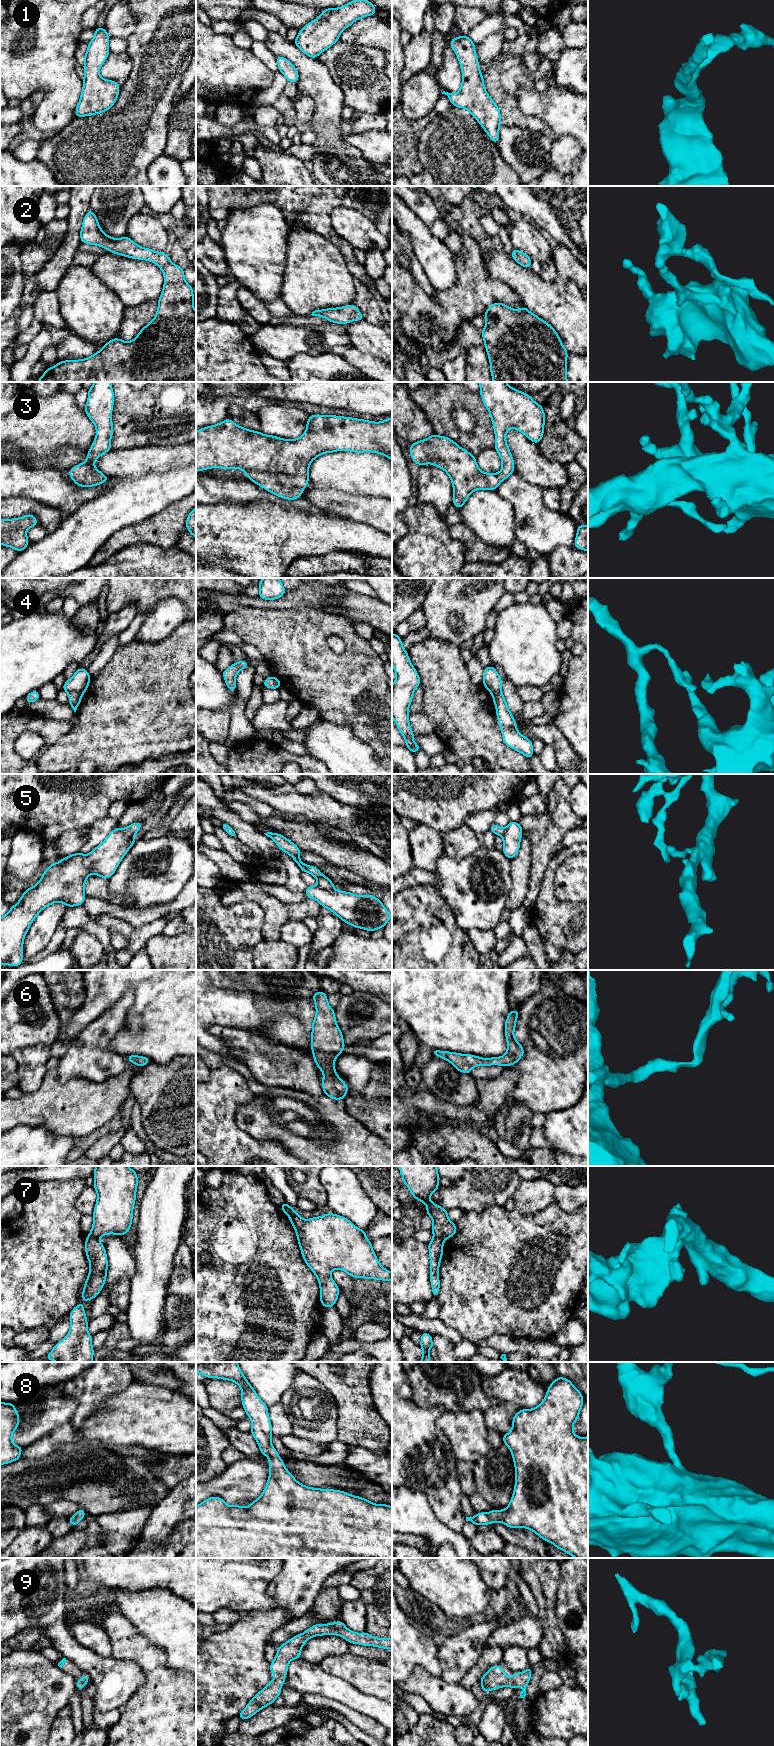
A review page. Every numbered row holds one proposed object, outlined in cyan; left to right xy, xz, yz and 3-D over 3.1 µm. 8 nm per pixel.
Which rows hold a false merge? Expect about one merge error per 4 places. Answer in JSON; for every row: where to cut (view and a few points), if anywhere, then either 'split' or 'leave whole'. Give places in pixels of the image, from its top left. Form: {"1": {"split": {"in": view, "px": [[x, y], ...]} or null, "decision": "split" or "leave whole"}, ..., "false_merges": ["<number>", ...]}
{"1": {"split": null, "decision": "leave whole"}, "2": {"split": null, "decision": "leave whole"}, "3": {"split": null, "decision": "leave whole"}, "4": {"split": {"in": "xy", "px": [[68, 691], [77, 691], [81, 694]]}, "decision": "split"}, "5": {"split": {"in": "xz", "px": [[317, 885], [322, 888], [333, 889]]}, "decision": "split"}, "6": {"split": null, "decision": "leave whole"}, "7": {"split": {"in": "yz", "px": [[434, 1236], [443, 1241]]}, "decision": "split"}, "8": {"split": null, "decision": "leave whole"}, "9": {"split": null, "decision": "leave whole"}, "false_merges": ["4", "5", "7"]}

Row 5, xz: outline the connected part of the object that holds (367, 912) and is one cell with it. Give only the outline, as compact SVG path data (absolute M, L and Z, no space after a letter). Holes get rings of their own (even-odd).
M318 885L307 886L305 894L355 929L372 932L384 928L392 918L383 903L372 894L355 895L347 891L322 889Z

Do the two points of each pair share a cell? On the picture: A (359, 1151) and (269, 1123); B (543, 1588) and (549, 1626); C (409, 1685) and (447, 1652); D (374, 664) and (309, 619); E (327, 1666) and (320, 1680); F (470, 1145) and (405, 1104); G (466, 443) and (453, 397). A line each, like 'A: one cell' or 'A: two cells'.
A: one cell
B: one cell
C: two cells
D: one cell
E: two cells
F: one cell
G: one cell

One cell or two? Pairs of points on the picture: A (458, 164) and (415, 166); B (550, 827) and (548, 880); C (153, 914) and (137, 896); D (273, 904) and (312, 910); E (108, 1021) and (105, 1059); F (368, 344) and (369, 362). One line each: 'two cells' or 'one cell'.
A: two cells
B: two cells
C: two cells
D: one cell
E: one cell
F: two cells

